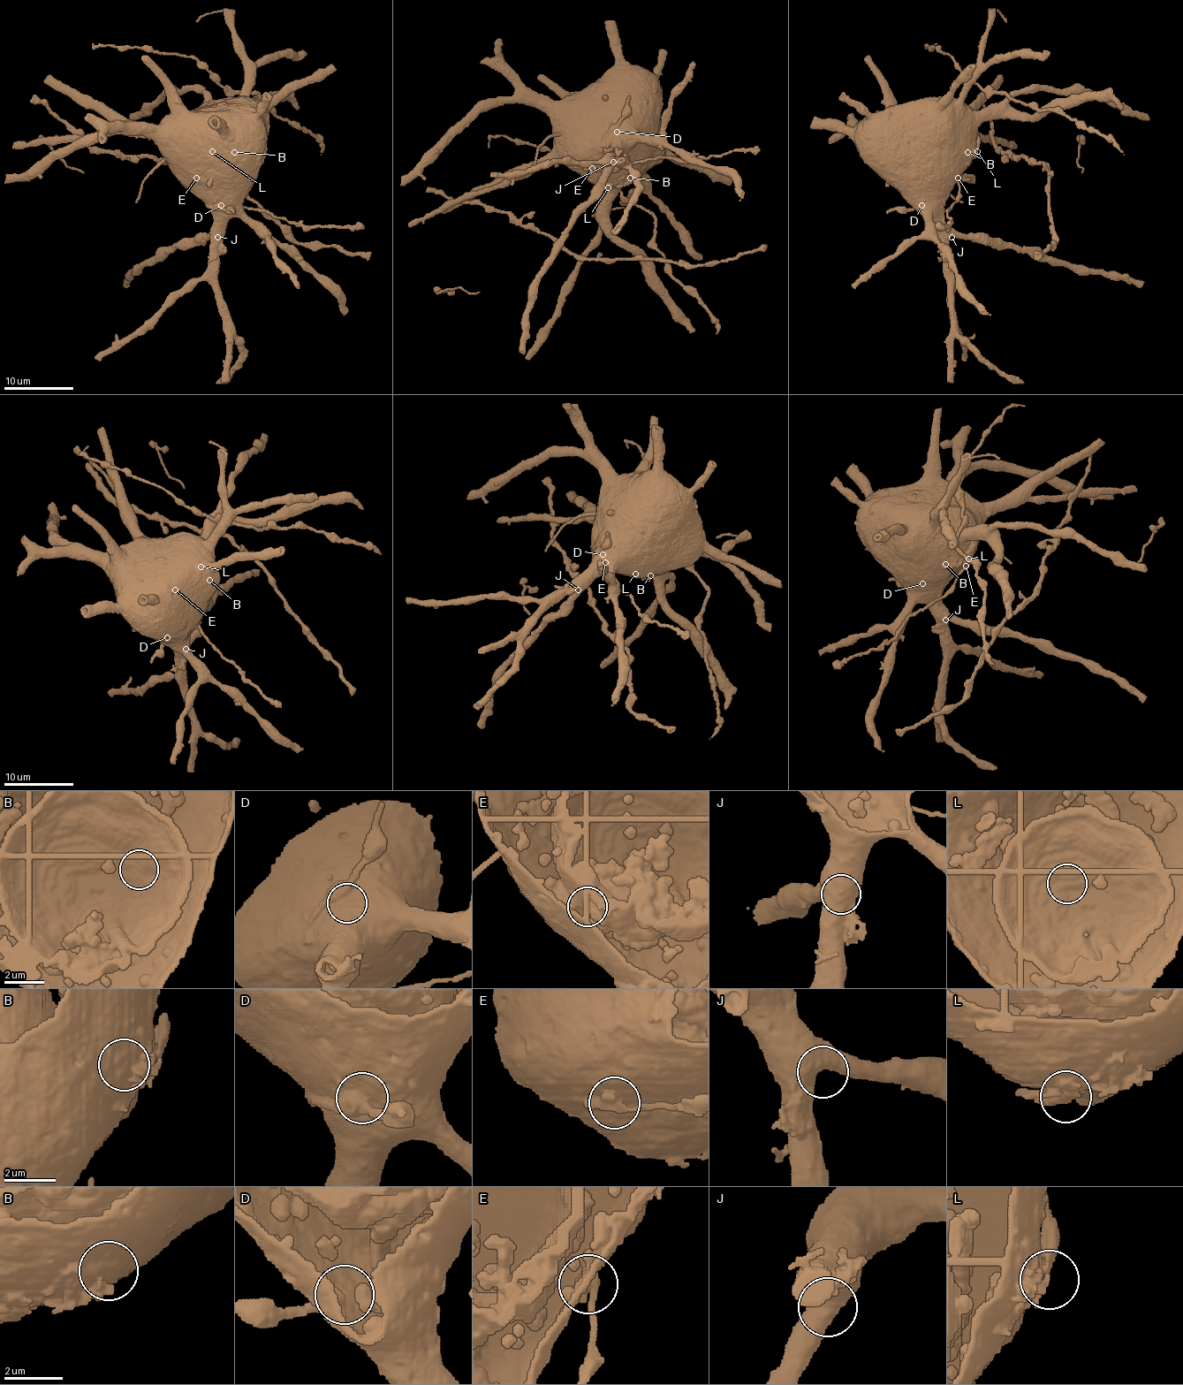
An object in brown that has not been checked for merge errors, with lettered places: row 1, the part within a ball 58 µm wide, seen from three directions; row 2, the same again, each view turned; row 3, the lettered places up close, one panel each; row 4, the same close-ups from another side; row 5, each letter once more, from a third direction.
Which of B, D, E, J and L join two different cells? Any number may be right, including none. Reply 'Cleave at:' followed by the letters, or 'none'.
Cleave at: E

